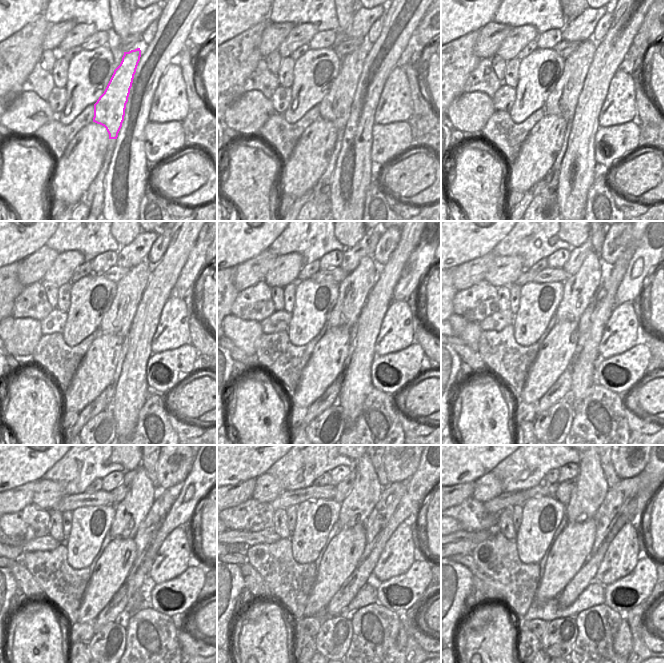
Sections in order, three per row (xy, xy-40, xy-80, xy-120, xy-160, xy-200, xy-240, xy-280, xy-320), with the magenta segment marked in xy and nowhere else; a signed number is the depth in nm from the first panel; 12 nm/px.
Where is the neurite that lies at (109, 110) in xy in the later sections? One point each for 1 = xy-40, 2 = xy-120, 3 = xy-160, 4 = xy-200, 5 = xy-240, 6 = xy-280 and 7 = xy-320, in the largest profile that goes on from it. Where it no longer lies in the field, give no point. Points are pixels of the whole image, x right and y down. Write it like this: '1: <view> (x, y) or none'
1: xy-40 (335, 106)
2: xy-120 (117, 320)
3: xy-160 (353, 291)
4: xy-200 (579, 289)
5: xy-240 (131, 511)
6: xy-280 (355, 509)
7: xy-320 (580, 508)

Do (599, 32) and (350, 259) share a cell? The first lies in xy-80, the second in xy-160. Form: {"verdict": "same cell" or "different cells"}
{"verdict": "different cells"}

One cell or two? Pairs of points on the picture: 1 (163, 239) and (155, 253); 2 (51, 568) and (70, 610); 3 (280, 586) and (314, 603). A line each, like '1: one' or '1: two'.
1: one
2: one
3: two

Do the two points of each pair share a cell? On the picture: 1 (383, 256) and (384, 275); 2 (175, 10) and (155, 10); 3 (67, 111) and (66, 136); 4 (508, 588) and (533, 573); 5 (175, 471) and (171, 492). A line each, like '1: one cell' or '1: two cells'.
1: two cells
2: two cells
3: two cells
4: one cell
5: two cells

